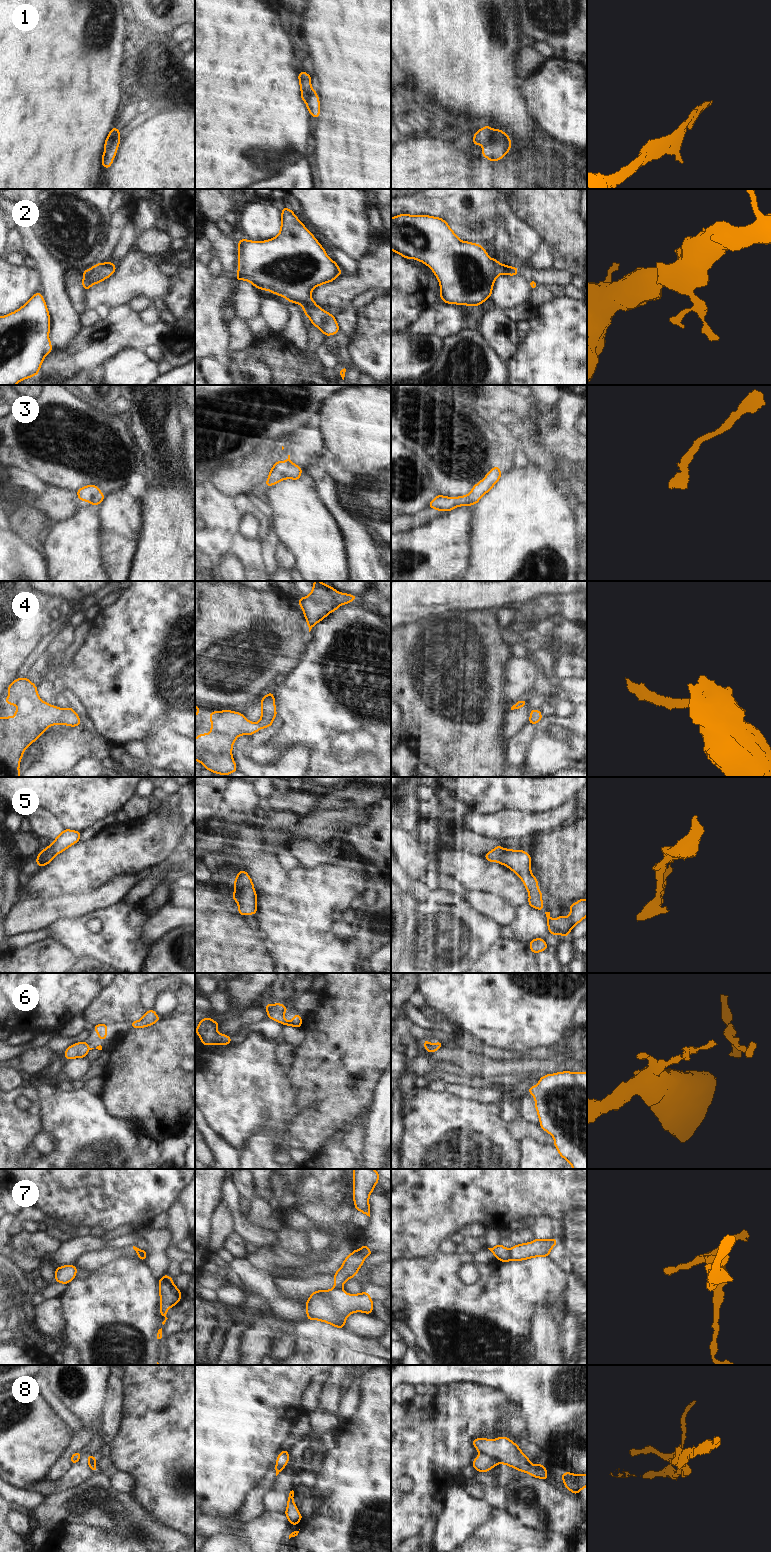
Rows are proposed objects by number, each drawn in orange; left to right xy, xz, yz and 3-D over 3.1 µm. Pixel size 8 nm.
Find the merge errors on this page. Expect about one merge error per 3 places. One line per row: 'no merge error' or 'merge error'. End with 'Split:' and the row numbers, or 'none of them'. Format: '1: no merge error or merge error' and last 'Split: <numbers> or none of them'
1: merge error
2: no merge error
3: no merge error
4: no merge error
5: merge error
6: no merge error
7: merge error
8: no merge error
Split: 1, 5, 7

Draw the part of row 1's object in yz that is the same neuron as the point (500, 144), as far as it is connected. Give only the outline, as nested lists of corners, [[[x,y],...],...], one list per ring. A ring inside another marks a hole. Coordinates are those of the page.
[[[495,130],[494,136],[484,145],[482,155],[491,162],[498,161],[504,158],[505,154],[511,149],[510,137],[502,132],[498,133]]]

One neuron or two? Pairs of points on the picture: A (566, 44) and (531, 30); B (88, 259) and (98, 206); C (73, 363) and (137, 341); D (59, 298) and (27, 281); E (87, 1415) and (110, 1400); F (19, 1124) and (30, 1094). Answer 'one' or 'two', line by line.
A: one
B: one
C: one
D: two
E: two
F: one

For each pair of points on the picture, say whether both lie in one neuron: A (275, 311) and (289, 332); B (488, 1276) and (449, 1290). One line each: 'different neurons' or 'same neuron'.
A: different neurons
B: same neuron

